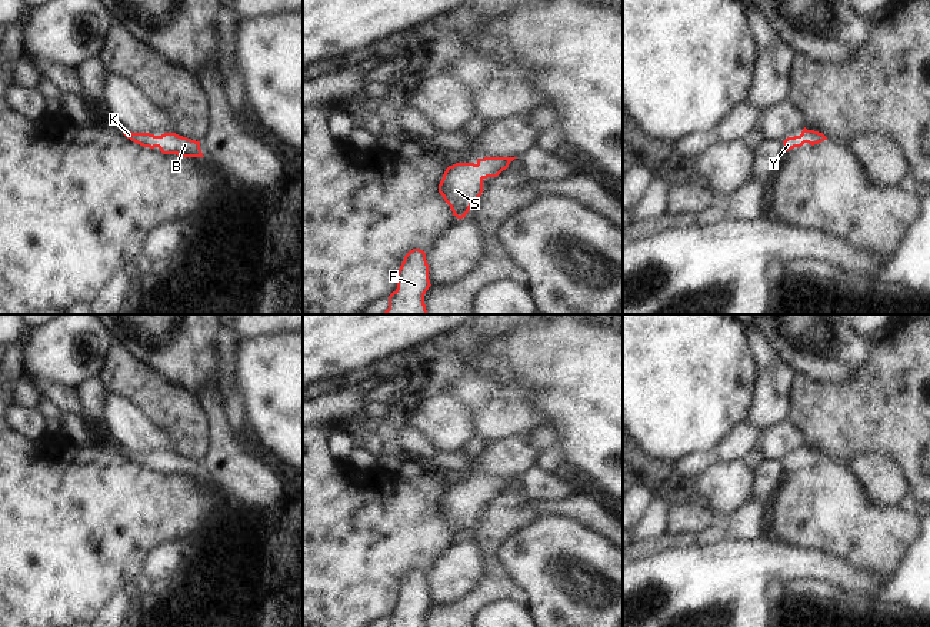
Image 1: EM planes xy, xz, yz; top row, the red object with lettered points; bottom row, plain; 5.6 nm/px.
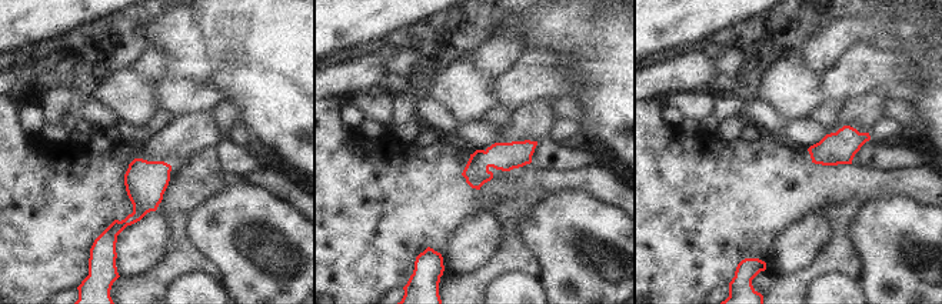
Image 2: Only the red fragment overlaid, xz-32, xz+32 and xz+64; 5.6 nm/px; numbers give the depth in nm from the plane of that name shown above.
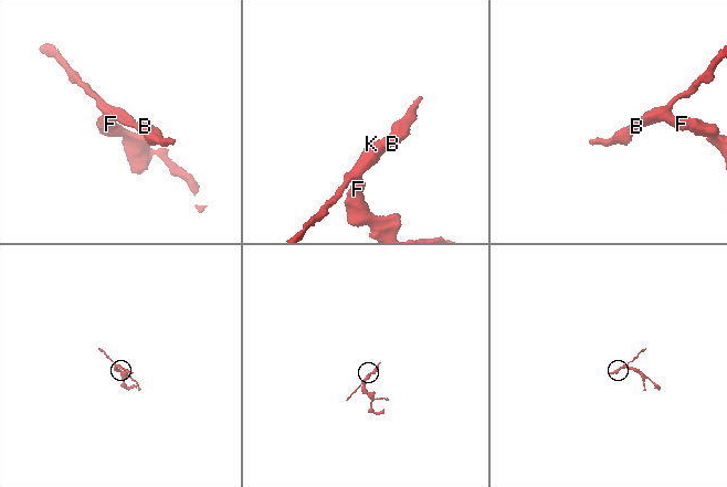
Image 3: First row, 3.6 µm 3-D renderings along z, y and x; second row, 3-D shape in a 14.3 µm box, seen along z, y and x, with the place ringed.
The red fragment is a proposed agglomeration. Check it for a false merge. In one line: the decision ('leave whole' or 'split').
leave whole

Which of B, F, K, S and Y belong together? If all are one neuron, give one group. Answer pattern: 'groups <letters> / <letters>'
groups B F K S Y

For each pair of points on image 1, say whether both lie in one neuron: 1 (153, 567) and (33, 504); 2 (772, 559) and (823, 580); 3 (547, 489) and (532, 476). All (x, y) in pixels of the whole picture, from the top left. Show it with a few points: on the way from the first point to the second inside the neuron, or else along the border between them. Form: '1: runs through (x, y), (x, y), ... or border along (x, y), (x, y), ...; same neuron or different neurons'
1: border along (144, 563), (142, 573); different neurons
2: runs through (784, 560), (810, 569); same neuron
3: runs through (543, 486), (536, 480); same neuron

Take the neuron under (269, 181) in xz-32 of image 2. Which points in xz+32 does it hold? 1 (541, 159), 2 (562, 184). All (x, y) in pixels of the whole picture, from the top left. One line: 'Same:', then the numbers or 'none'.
Same: 2

